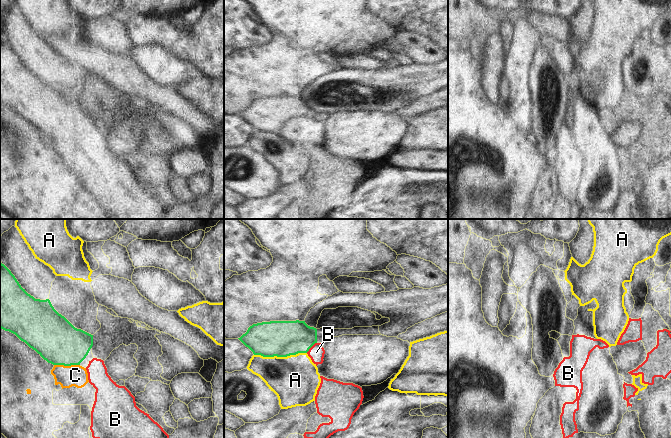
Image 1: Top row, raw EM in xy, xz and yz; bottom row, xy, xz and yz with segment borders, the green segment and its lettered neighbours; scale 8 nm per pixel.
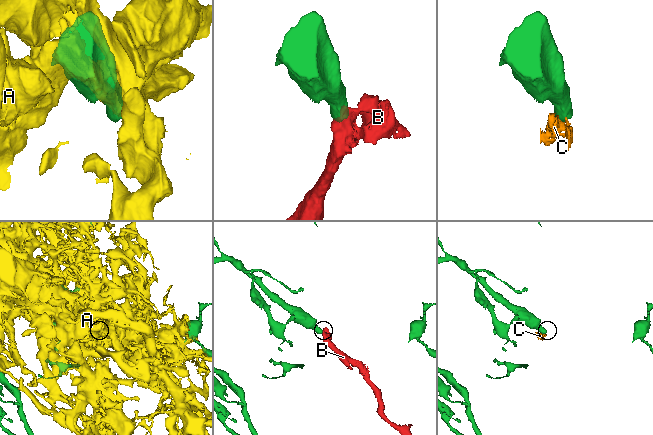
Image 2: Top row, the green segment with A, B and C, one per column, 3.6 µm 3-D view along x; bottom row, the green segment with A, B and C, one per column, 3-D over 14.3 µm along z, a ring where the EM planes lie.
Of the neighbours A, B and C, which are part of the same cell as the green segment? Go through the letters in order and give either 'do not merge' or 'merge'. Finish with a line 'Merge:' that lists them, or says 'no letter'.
A: do not merge
B: merge
C: do not merge
Merge: B

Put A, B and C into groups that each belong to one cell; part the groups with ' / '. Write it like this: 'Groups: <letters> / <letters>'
Groups: A / B / C

